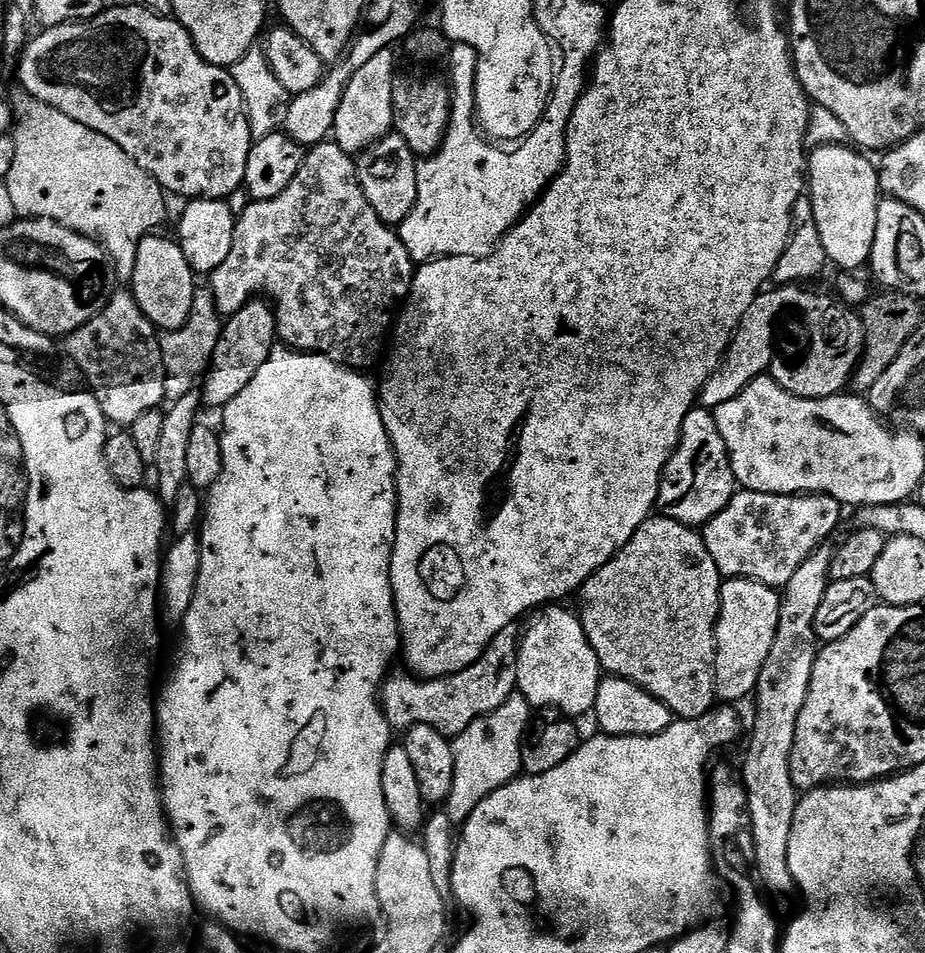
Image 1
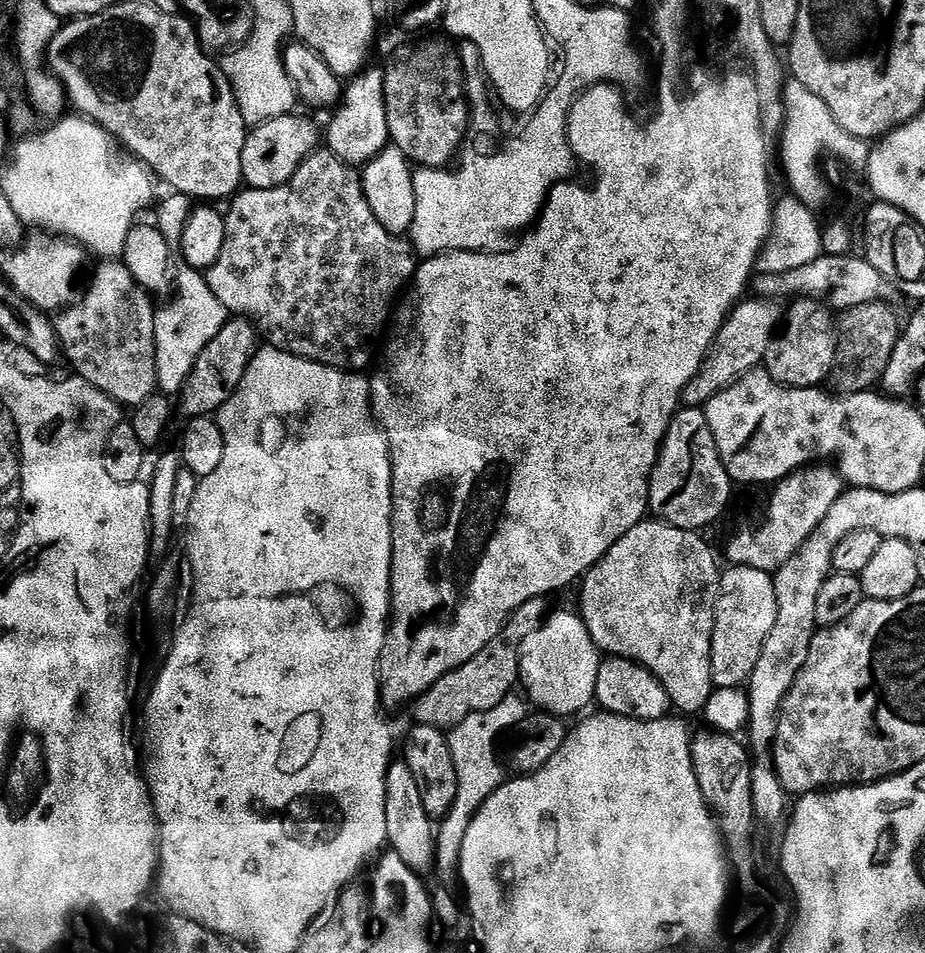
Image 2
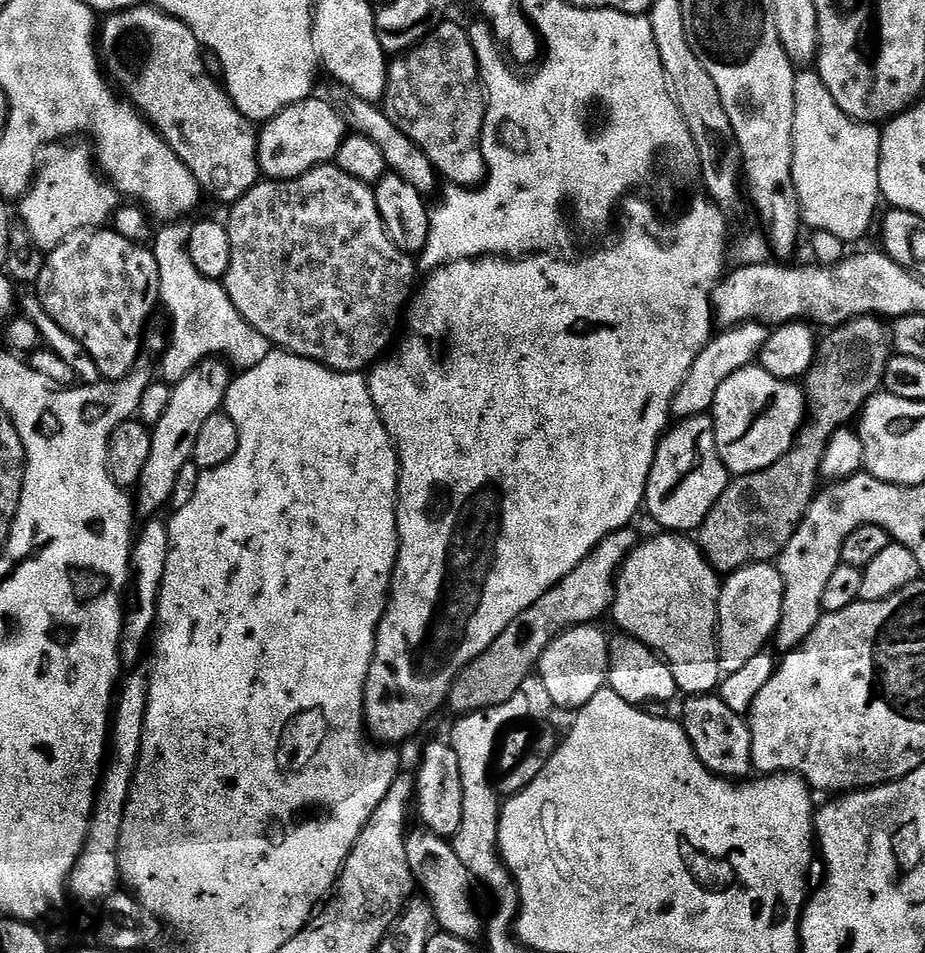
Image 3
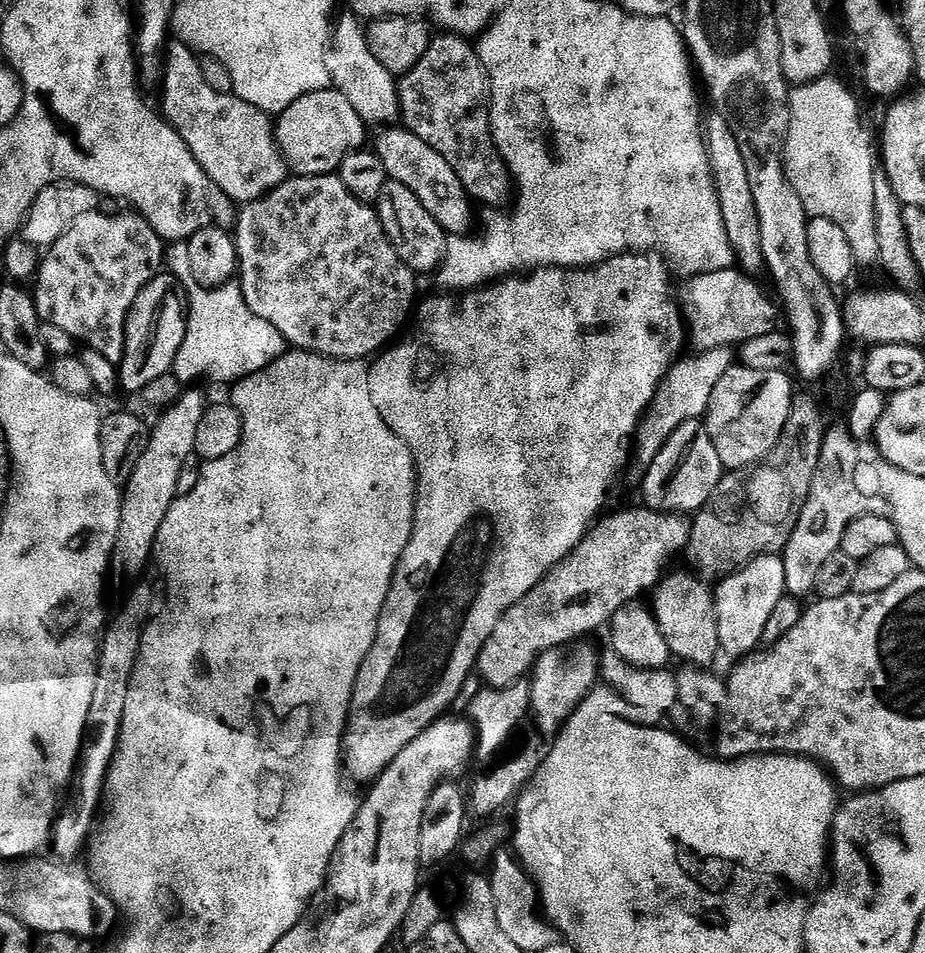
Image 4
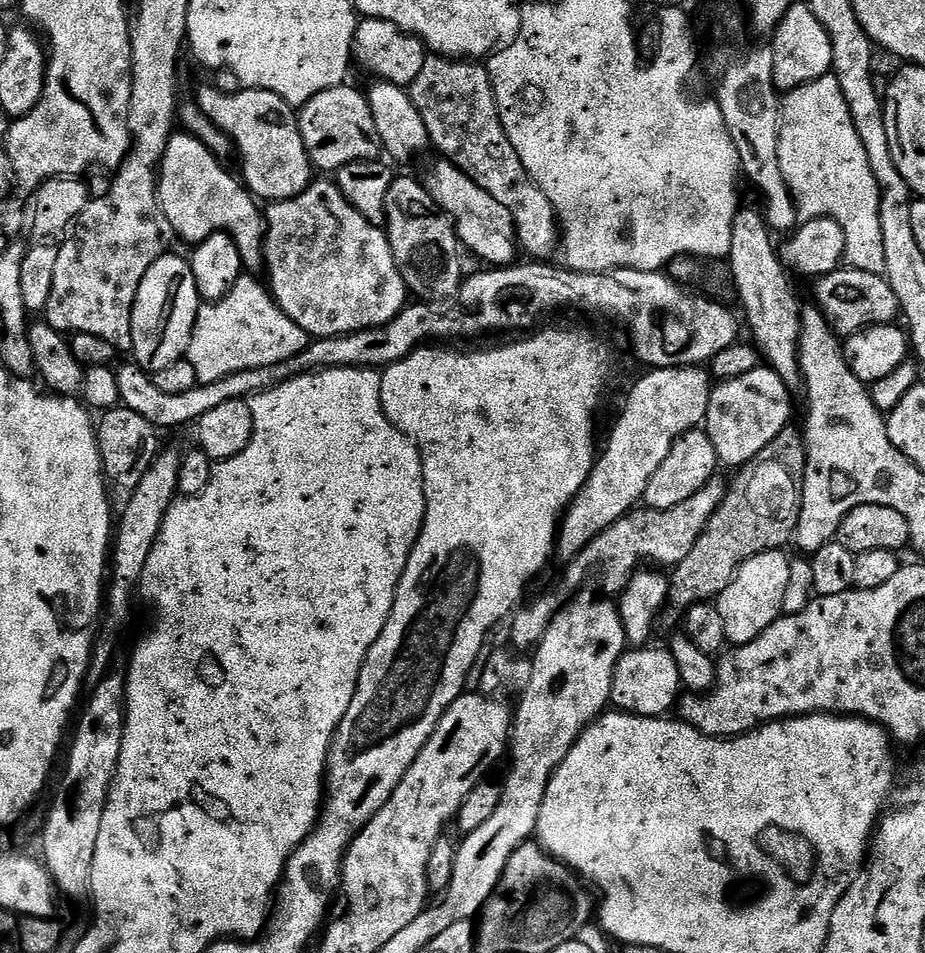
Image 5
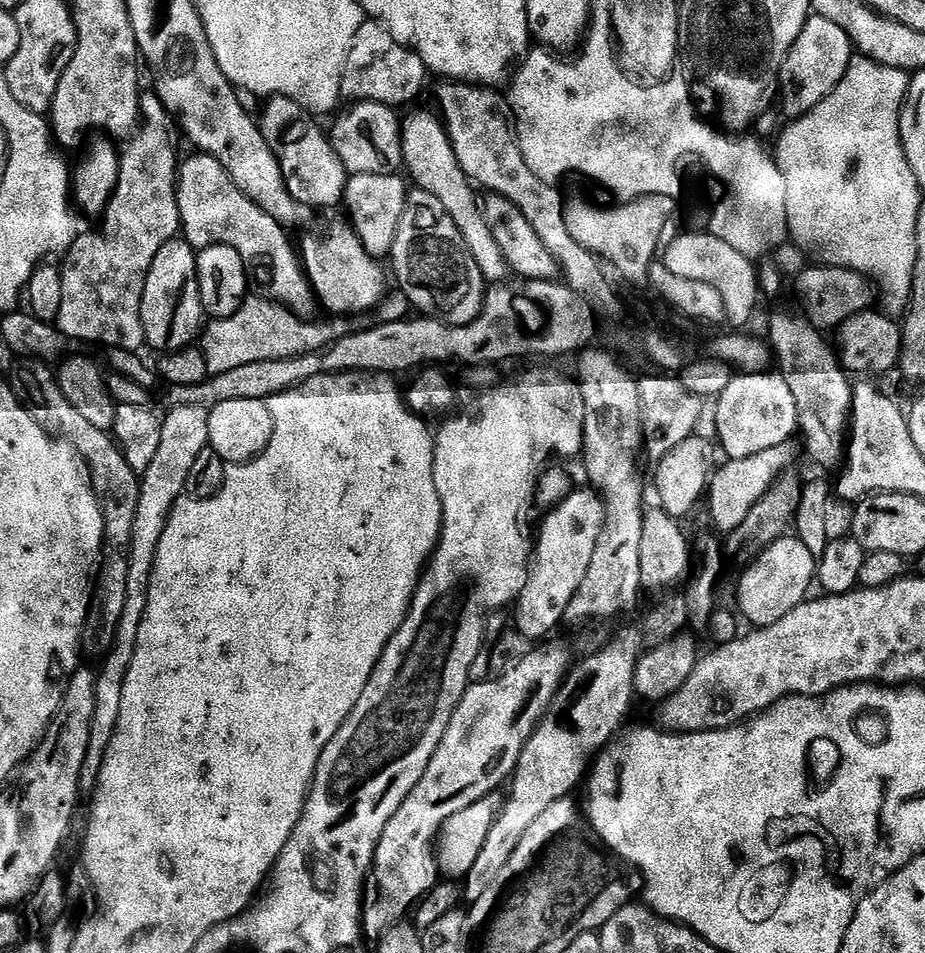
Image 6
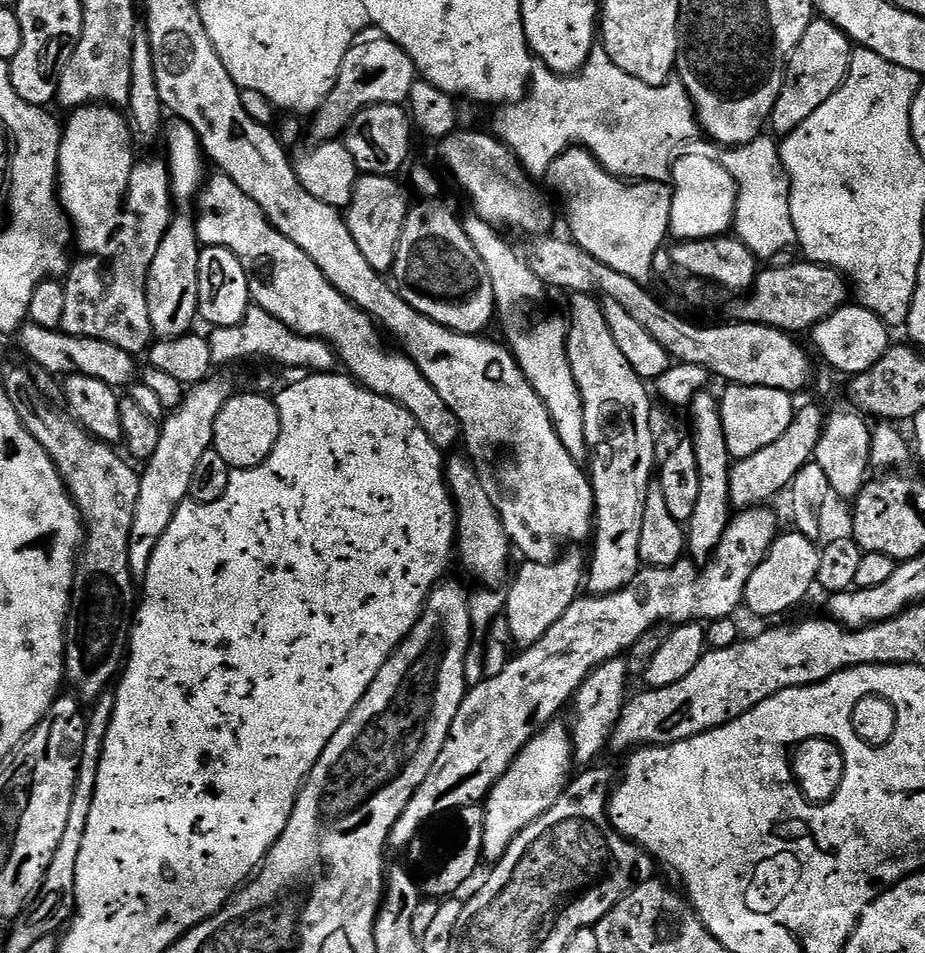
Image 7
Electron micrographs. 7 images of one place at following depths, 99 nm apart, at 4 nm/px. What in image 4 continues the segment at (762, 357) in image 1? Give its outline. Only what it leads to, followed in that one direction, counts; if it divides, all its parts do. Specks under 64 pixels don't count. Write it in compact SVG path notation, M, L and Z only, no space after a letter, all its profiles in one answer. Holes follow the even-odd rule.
M719 348L690 356L686 362L677 361L665 376L656 392L655 402L645 413L641 426L634 437L634 458L642 468L654 462L662 447L673 436L678 427L688 421L700 420L709 408L714 387L722 380L729 369L735 365L736 354L731 348Z

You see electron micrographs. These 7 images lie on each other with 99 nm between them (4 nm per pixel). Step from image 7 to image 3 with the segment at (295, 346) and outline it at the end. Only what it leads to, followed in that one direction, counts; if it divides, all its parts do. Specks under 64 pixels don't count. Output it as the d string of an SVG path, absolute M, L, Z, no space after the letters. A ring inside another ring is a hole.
M188 220L165 223L159 227L162 229L155 231L150 246L155 255L155 261L158 263L159 301L163 308L165 306L168 310L170 316L171 328L168 329L165 349L161 353L158 364L159 371L160 368L162 370L161 379L170 386L180 382L202 360L221 356L233 369L243 370L258 366L258 362L262 362L262 358L266 358L266 354L274 348L267 338L258 334L258 330L254 330L254 326L250 326L250 322L246 322L246 318L242 318L242 314L238 314L234 302L230 302L230 298L219 281L199 274L189 254L192 225L193 223Z

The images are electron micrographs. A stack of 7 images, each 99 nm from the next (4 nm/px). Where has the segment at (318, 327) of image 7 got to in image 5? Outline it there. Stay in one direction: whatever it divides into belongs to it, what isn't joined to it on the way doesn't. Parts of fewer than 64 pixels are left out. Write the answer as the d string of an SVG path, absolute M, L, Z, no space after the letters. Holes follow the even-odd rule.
M174 134L166 146L166 154L162 158L158 169L156 182L156 197L160 199L162 210L170 222L173 233L184 240L189 240L189 245L201 244L216 232L225 232L240 251L244 268L249 273L256 274L265 267L264 241L266 239L266 216L255 196L244 187L239 179L236 180L223 168L221 157L210 151L202 141L191 134Z

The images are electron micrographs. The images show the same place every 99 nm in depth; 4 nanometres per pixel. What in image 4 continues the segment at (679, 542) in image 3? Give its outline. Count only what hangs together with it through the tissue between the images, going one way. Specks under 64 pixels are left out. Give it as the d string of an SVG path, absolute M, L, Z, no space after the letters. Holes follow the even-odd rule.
M673 571L665 575L656 585L650 604L654 609L657 624L669 644L671 655L676 660L677 658L685 660L683 662L685 665L707 669L715 662L716 656L721 655L716 621L716 598L713 589L705 581L694 578L691 571L683 571L676 573Z

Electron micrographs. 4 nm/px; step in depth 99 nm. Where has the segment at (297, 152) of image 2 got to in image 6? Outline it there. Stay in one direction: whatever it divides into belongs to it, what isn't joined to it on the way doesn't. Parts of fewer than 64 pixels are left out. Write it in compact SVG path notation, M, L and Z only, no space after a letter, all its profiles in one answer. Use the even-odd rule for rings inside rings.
M368 98L356 102L349 112L344 112L330 128L330 141L342 166L352 174L396 174L401 171L404 155L400 146L401 123L391 107Z

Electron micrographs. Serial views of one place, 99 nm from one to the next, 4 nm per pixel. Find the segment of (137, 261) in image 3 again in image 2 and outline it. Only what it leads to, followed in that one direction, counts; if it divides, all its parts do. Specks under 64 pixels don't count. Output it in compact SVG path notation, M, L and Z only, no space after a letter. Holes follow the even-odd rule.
M108 258L96 268L92 285L75 304L63 309L55 317L56 336L63 355L76 367L75 375L102 390L121 406L137 406L158 392L155 370L155 316L153 298L147 288L140 285L127 266L116 258Z

